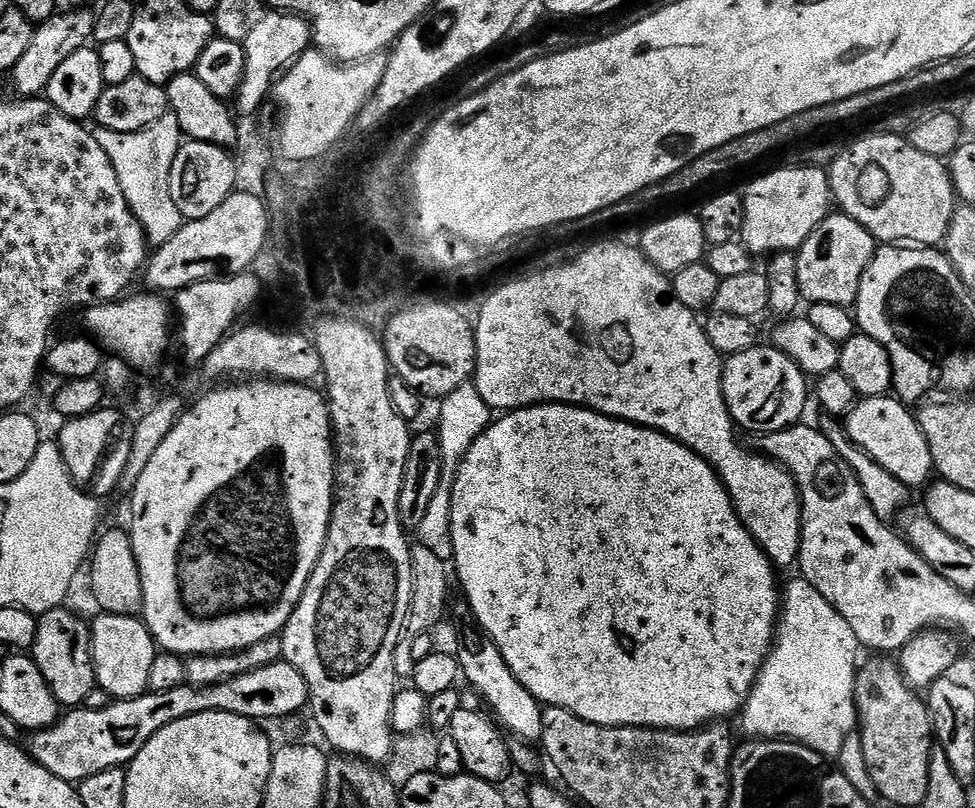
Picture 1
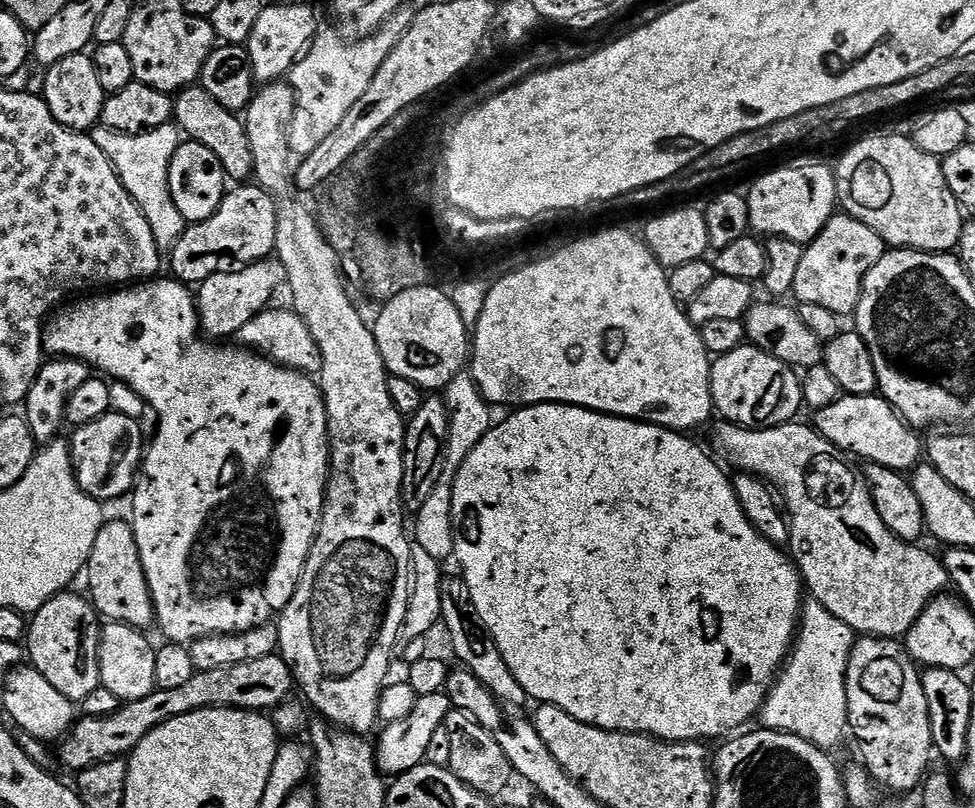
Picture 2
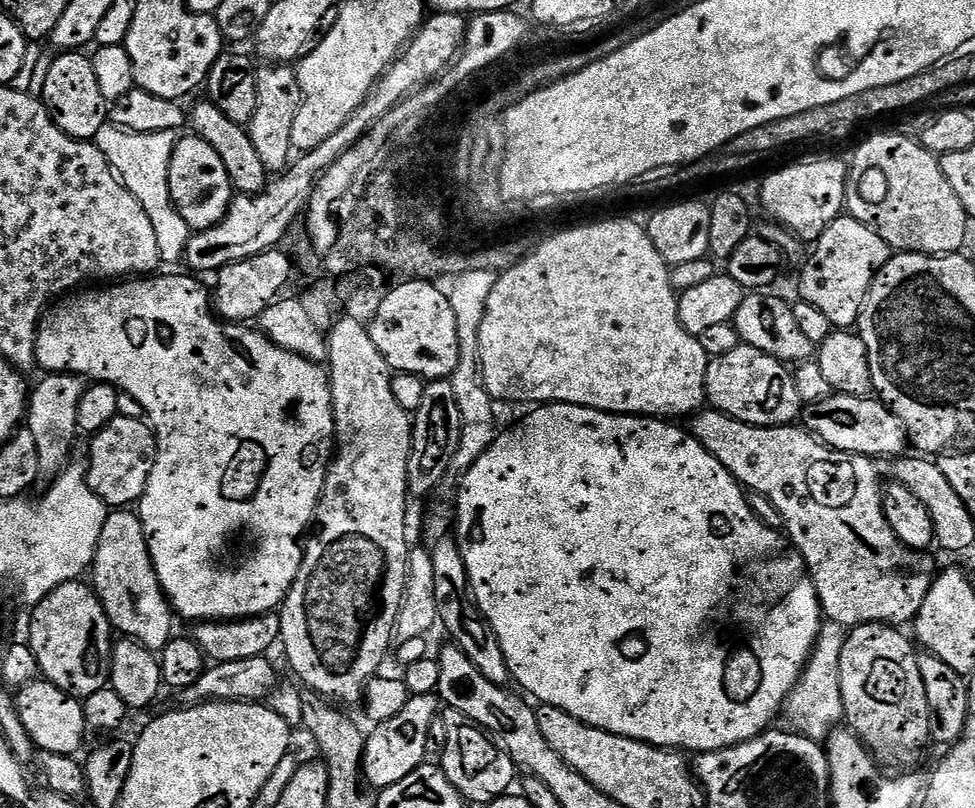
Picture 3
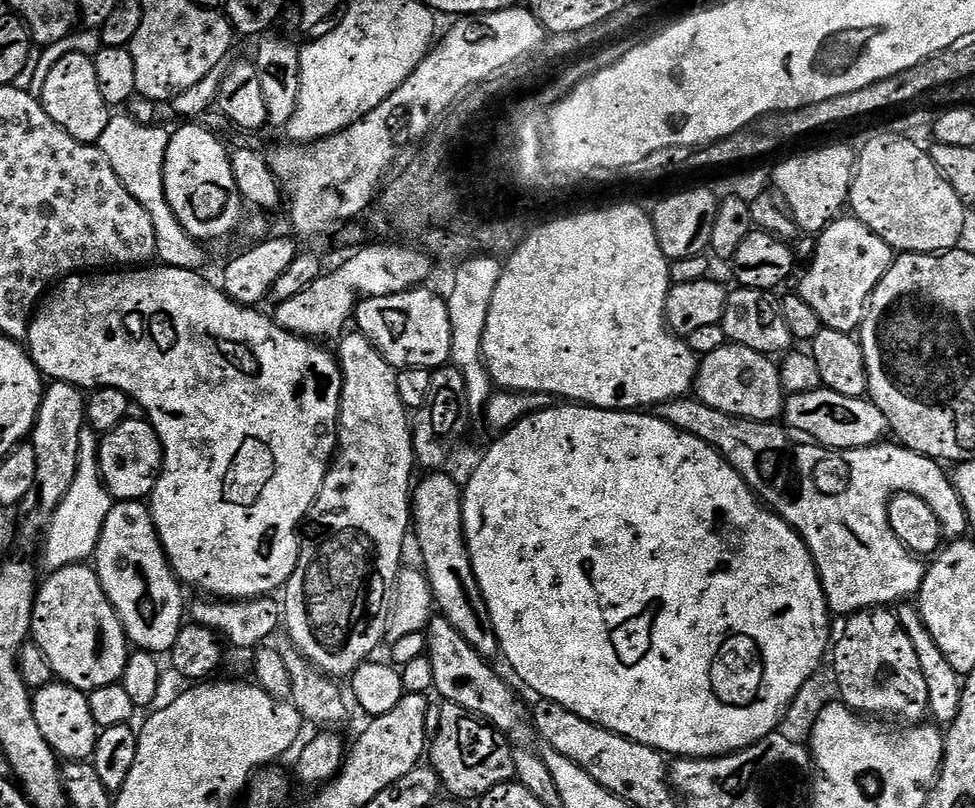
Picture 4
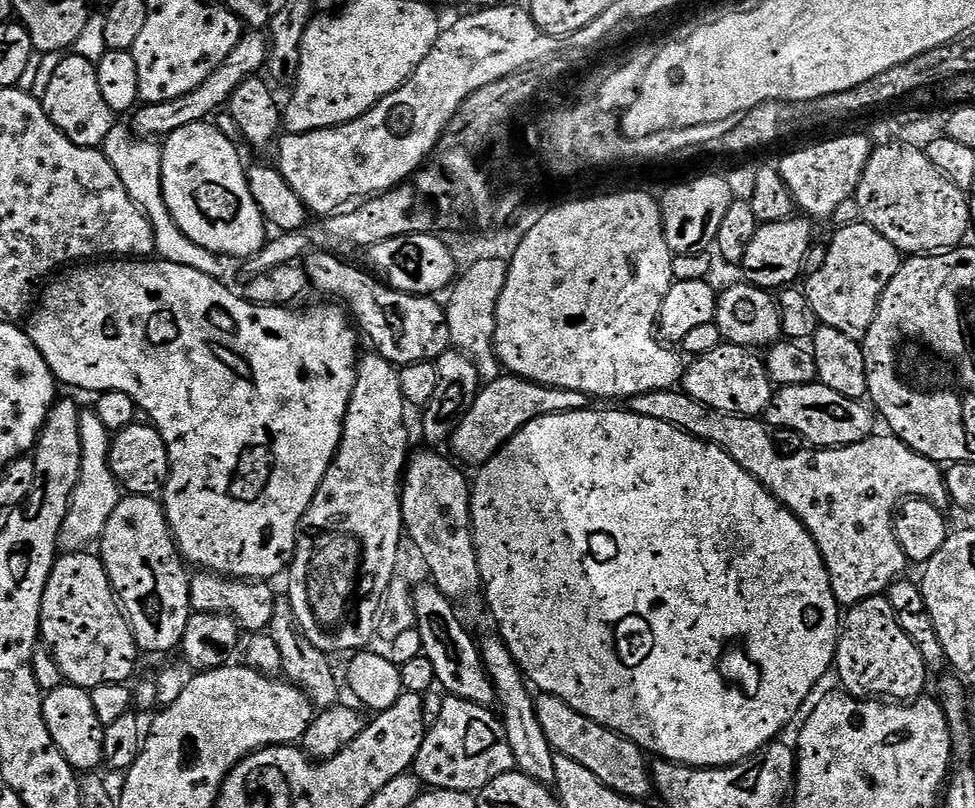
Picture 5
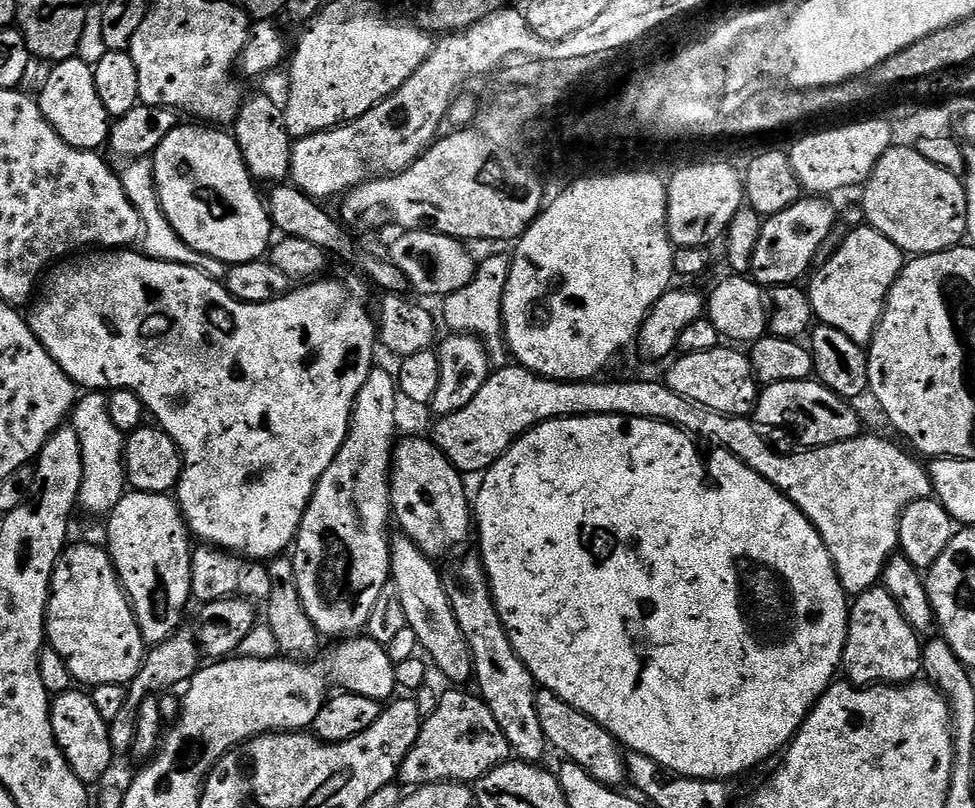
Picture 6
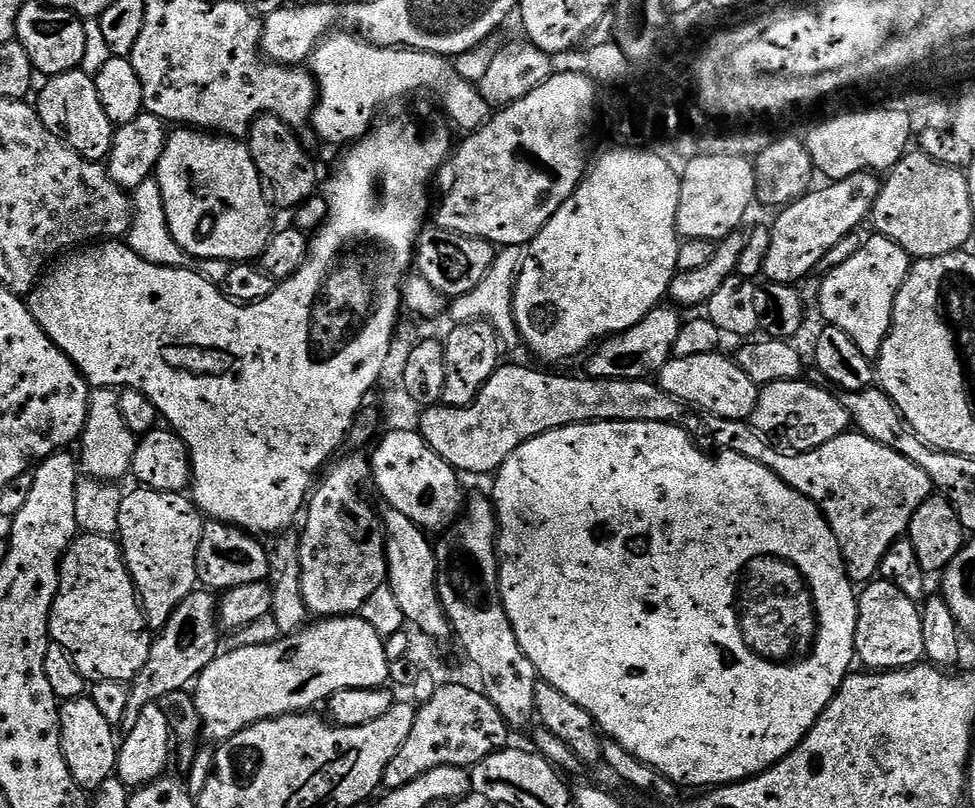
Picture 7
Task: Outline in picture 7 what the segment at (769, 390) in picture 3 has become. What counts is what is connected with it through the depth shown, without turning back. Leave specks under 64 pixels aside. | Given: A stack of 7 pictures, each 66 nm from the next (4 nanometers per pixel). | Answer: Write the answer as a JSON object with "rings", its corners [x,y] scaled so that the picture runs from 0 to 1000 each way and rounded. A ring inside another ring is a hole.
{"rings":[[[733,434],[728,438],[712,438],[712,443],[690,441],[675,462],[677,480],[684,490],[713,502],[719,511],[727,515],[770,521],[773,502],[779,491],[779,480],[771,472],[769,463],[765,463],[765,458],[761,458],[761,453],[755,450],[750,439],[738,439],[737,434]]]}

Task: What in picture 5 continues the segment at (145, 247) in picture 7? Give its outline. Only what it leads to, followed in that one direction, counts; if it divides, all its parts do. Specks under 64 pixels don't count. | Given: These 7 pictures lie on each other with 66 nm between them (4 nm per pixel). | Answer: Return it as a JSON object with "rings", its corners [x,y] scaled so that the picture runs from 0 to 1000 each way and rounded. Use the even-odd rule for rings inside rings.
{"rings":[[[117,156],[113,161],[113,166],[109,166],[105,187],[107,194],[113,200],[113,205],[117,205],[117,210],[121,210],[121,220],[125,220],[125,230],[129,230],[129,240],[133,240],[136,250],[147,257],[148,266],[151,267],[158,290],[159,316],[165,322],[195,329],[195,334],[207,334],[207,339],[224,348],[234,344],[230,342],[236,340],[238,332],[234,328],[237,325],[231,318],[203,304],[203,300],[195,300],[195,295],[191,295],[191,290],[187,290],[187,285],[183,285],[183,275],[178,275],[168,249],[165,179],[159,172],[145,171],[138,167],[134,157]]]}

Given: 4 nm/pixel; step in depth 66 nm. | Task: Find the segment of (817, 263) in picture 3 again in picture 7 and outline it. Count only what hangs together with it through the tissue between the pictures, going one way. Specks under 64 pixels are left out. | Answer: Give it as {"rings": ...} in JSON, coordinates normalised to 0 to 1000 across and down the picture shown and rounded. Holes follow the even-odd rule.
{"rings":[[[894,290],[879,312],[872,313],[858,332],[851,333],[841,351],[841,386],[849,395],[846,397],[870,415],[872,423],[895,448],[903,441],[905,423],[909,423],[919,365],[931,343],[927,333],[927,321],[931,317],[921,300]]]}

